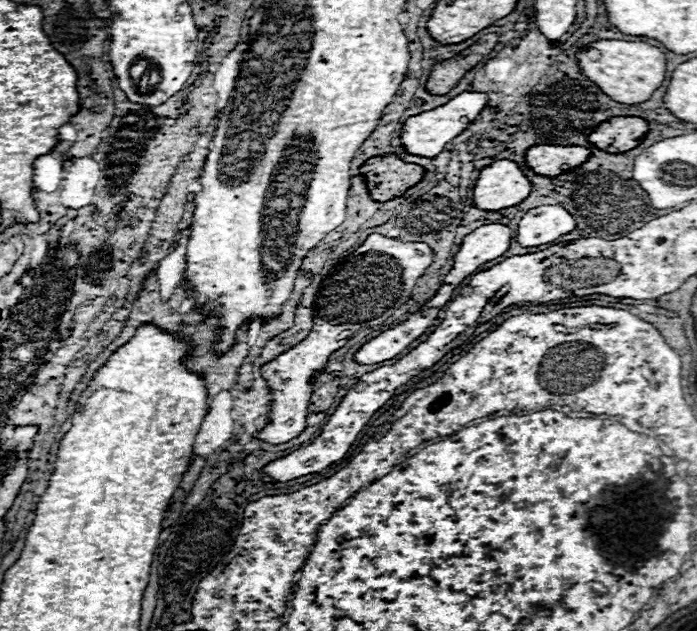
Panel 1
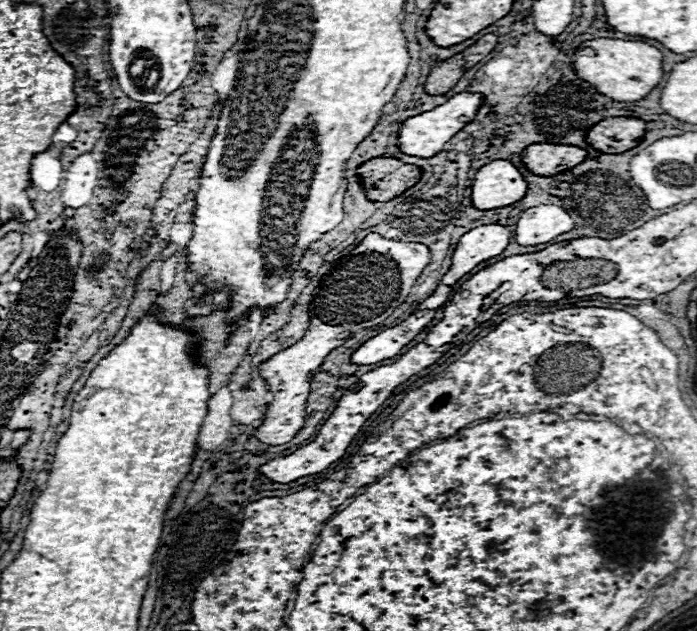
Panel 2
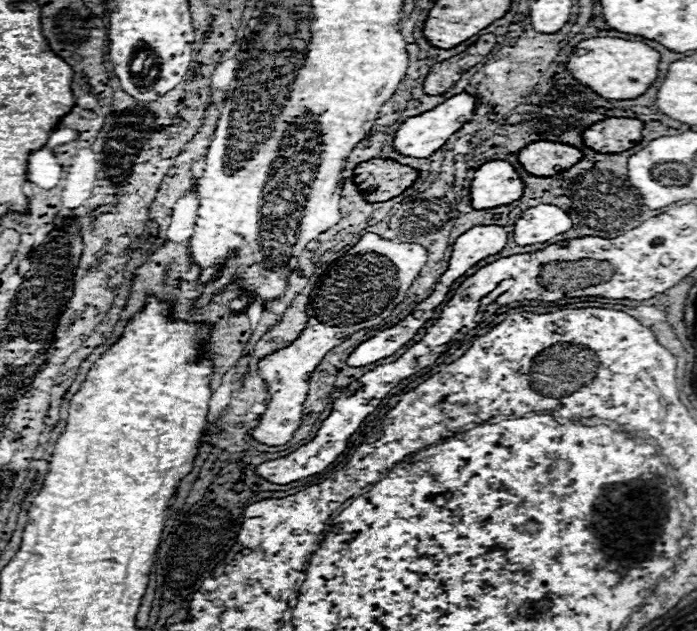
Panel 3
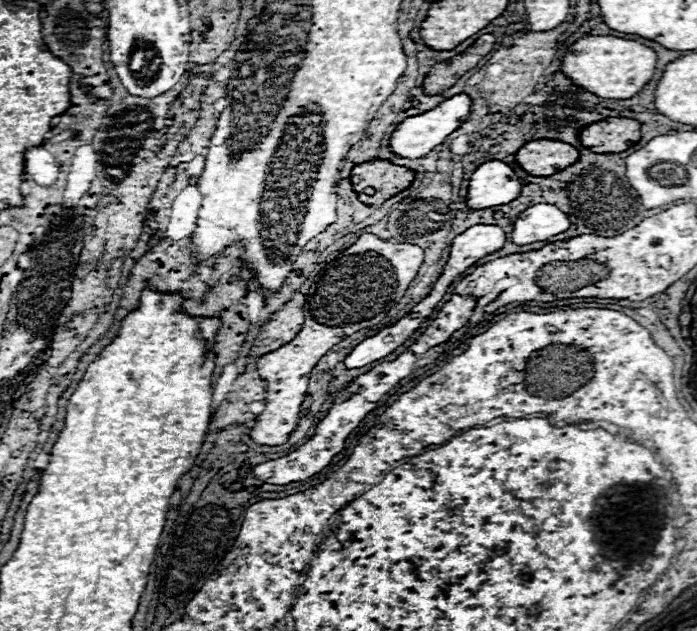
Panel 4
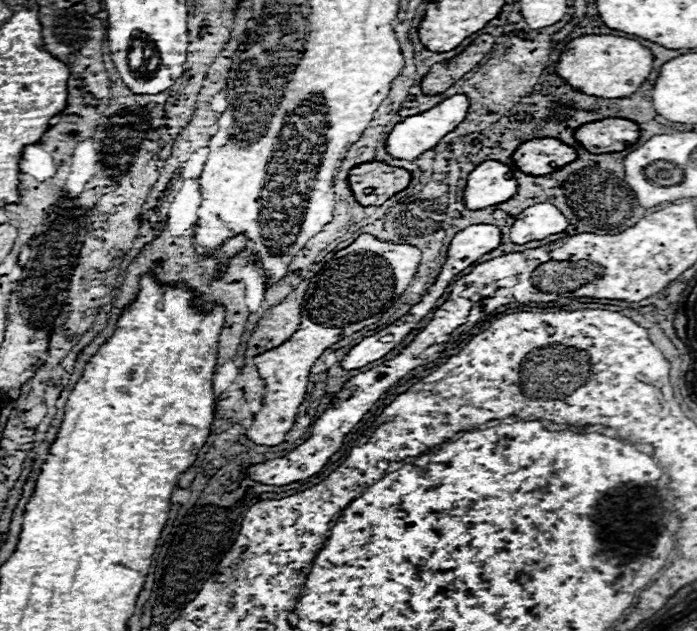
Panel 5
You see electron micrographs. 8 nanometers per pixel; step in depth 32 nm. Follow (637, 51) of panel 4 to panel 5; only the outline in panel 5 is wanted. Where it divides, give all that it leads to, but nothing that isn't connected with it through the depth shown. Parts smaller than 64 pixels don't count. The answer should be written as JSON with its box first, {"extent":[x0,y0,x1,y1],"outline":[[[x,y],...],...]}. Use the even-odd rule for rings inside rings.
{"extent":[556,34,652,98],"outline":[[[588,34],[572,38],[556,62],[556,74],[566,84],[574,86],[574,90],[594,94],[598,98],[626,98],[628,94],[634,94],[648,78],[650,70],[652,54],[648,48],[640,46],[636,40],[612,34]]]}

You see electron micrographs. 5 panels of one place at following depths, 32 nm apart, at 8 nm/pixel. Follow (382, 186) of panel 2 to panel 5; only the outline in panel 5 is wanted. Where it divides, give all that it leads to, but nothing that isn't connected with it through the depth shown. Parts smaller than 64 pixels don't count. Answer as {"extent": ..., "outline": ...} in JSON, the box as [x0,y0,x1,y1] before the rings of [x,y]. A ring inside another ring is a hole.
{"extent":[348,162,410,206],"outline":[[[364,162],[348,172],[348,184],[358,204],[380,206],[410,182],[410,172],[384,162]]]}

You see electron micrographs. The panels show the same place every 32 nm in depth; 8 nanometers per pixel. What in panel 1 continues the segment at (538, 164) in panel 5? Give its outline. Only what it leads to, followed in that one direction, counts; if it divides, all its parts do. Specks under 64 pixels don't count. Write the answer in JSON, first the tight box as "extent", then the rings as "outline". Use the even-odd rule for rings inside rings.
{"extent":[526,144,590,176],"outline":[[[536,144],[530,146],[526,152],[526,164],[532,172],[540,176],[554,176],[564,174],[566,170],[574,170],[590,158],[590,150],[582,146],[550,146],[550,144]]]}

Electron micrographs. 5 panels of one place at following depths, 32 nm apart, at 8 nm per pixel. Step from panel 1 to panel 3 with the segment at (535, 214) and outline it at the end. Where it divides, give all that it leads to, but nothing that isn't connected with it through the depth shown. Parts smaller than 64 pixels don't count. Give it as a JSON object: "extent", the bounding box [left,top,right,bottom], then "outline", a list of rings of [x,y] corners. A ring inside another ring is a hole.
{"extent":[512,204,572,246],"outline":[[[538,204],[520,214],[512,238],[518,246],[548,242],[550,238],[572,228],[570,216],[554,204]]]}

